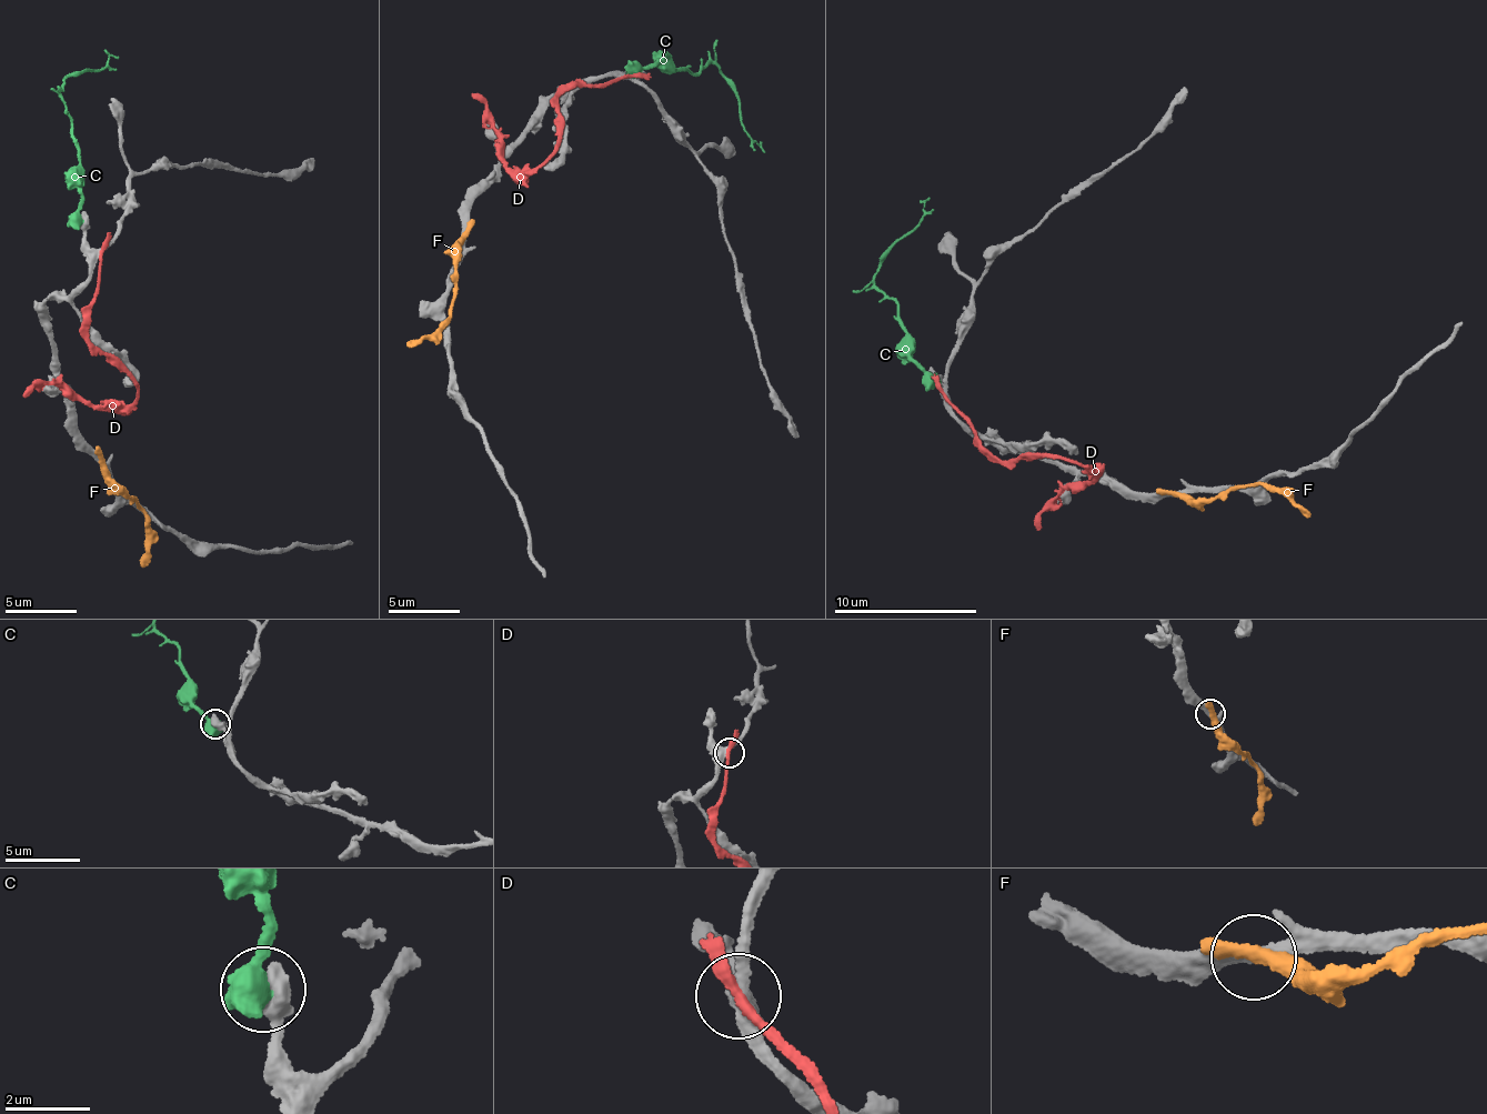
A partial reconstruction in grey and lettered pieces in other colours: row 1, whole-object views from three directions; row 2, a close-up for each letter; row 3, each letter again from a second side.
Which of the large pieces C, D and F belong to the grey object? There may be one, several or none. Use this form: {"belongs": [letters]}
{"belongs": []}

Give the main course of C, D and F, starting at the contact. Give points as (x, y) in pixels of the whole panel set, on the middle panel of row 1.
C: (636, 72), (662, 62), (676, 72), (695, 74), (717, 66), (752, 138), (757, 146), (762, 142)
D: (631, 74), (580, 84), (559, 97), (558, 150), (536, 167), (515, 173), (503, 158), (492, 118), (471, 92)
F: (465, 233), (454, 263), (451, 321), (405, 344)

